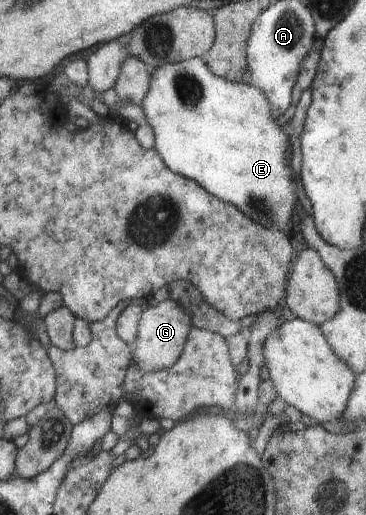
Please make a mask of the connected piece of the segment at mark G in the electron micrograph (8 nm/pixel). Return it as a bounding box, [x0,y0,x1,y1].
[132,301,191,371]

